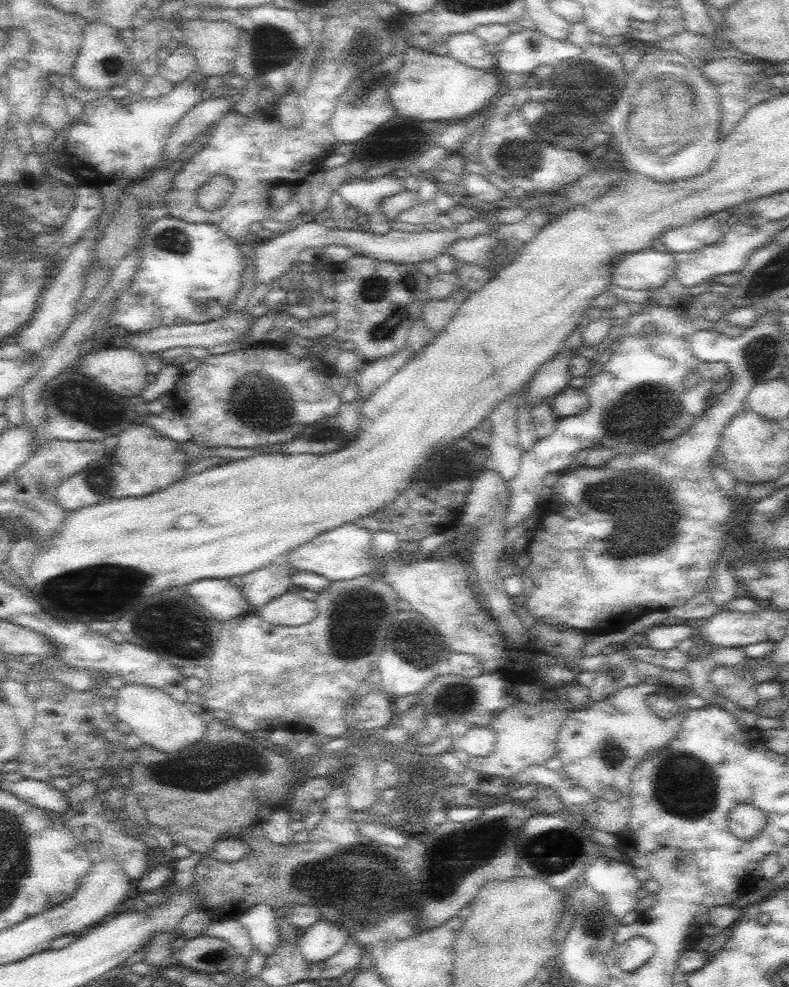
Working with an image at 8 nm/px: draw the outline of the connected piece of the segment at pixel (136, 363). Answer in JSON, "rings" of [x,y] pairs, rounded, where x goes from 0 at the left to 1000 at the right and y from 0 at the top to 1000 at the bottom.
{"rings":[[[124,352],[115,358],[105,359],[98,371],[109,381],[120,383],[132,392],[156,402],[175,401],[186,391],[189,377],[185,375],[183,361],[165,352]]]}

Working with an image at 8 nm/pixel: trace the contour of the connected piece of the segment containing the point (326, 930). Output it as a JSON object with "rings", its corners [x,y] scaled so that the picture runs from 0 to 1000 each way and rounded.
{"rings":[[[407,930],[393,940],[384,942],[379,957],[388,973],[395,977],[416,973],[431,965],[442,947],[440,940]]]}

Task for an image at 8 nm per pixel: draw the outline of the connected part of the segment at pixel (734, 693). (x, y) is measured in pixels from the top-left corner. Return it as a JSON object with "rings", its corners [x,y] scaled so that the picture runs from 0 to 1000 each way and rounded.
{"rings":[[[946,672],[933,675],[913,675],[904,677],[900,682],[901,692],[910,701],[925,708],[938,717],[956,720],[962,711],[959,695],[962,692],[956,688],[956,679]]]}

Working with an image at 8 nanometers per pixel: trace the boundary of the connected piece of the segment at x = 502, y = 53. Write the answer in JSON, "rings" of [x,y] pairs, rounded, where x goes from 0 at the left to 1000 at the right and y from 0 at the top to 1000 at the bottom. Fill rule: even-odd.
{"rings":[[[664,28],[662,32],[646,33],[646,36],[630,46],[629,50],[631,56],[627,71],[634,71],[634,75],[676,74],[689,80],[702,76],[702,69],[711,63],[735,57],[739,52],[739,49],[725,45],[720,40],[702,41],[688,32],[669,30],[669,28]]]}

